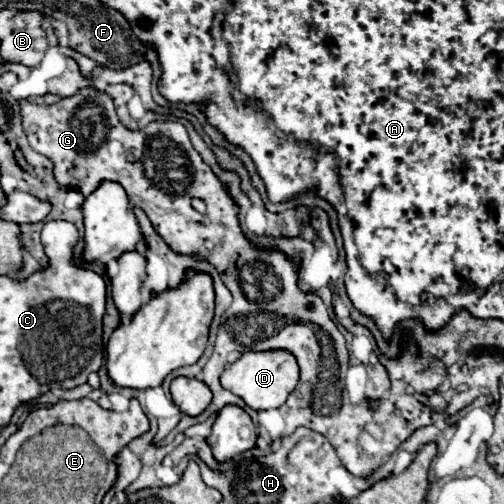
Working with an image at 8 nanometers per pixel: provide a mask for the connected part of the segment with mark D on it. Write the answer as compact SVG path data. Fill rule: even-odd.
M264 350L264 352L244 352L234 364L230 364L220 382L226 390L240 396L254 410L270 410L278 408L286 402L286 398L294 392L300 382L300 368L292 352L288 350Z

